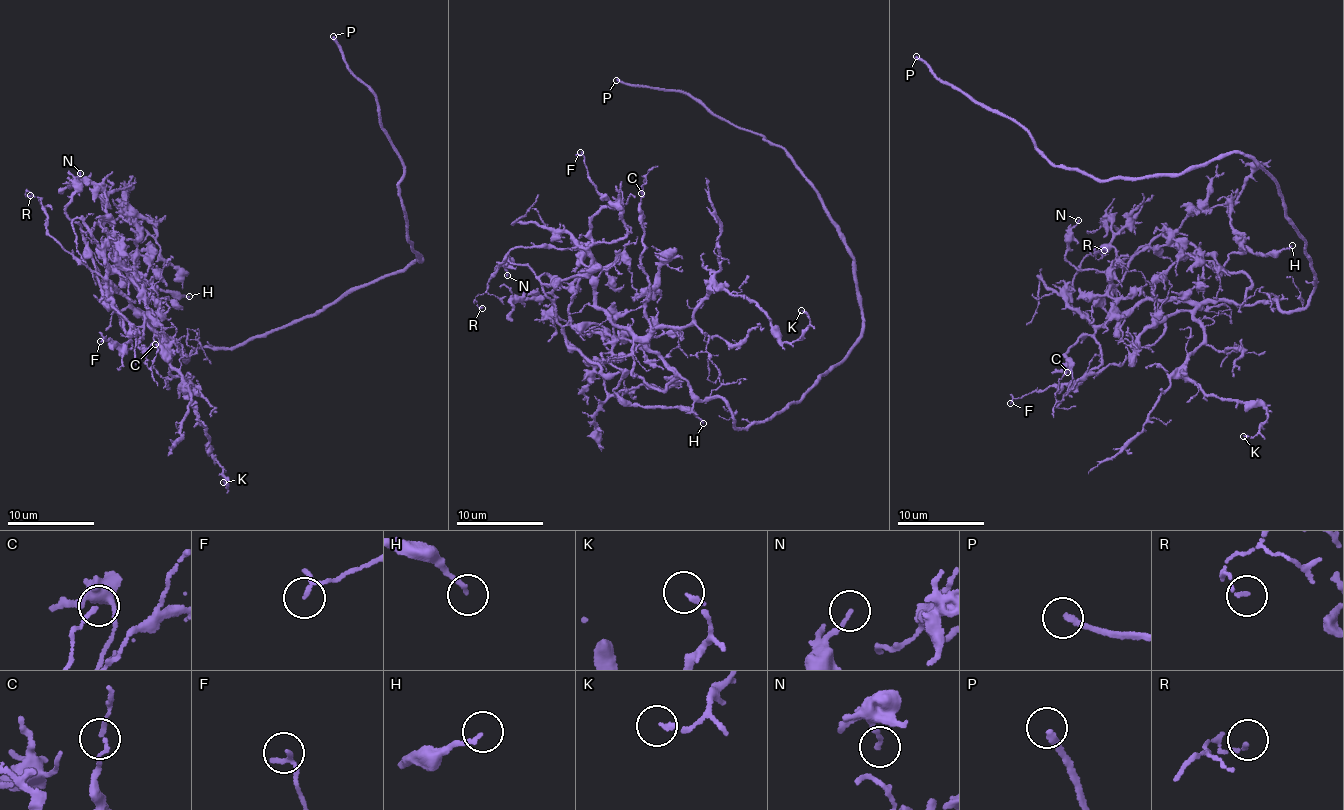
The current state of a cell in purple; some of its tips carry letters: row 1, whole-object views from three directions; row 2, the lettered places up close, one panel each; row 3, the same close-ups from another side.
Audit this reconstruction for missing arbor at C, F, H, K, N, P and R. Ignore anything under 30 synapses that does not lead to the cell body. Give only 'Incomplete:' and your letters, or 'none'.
Incomplete: P

